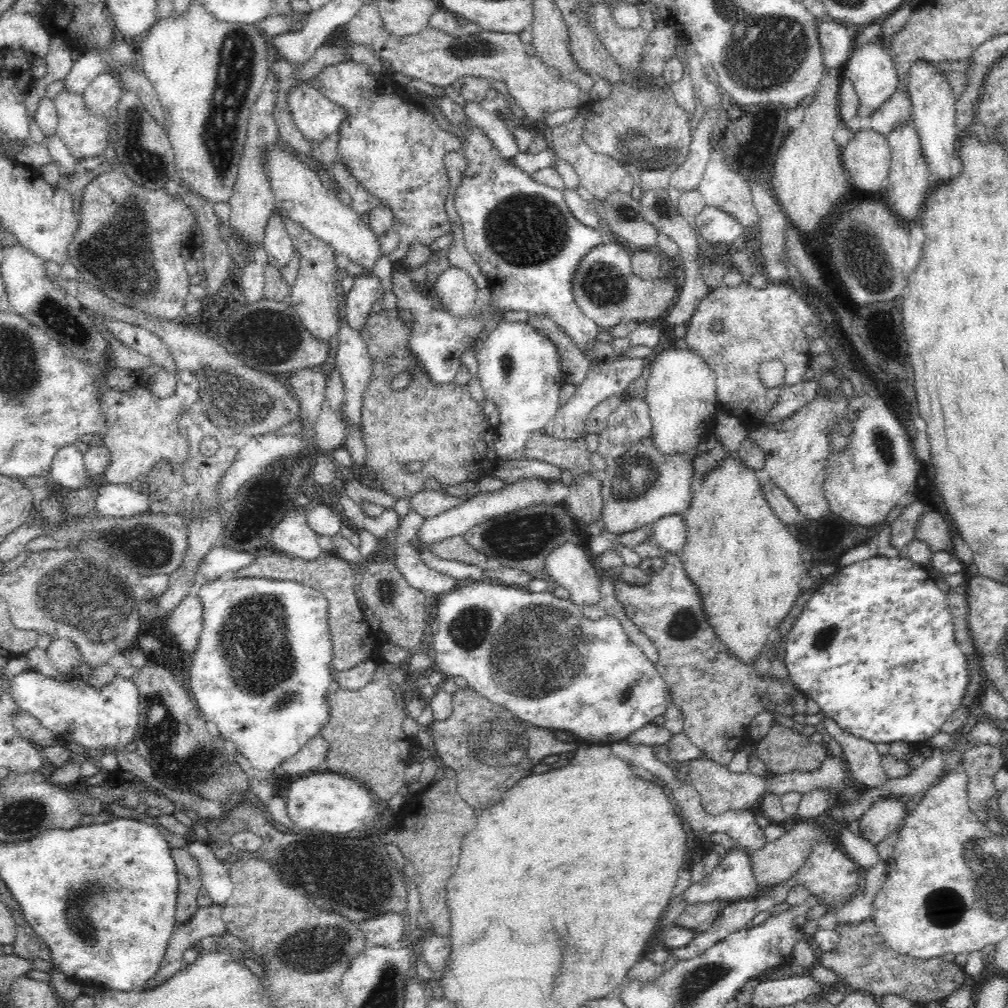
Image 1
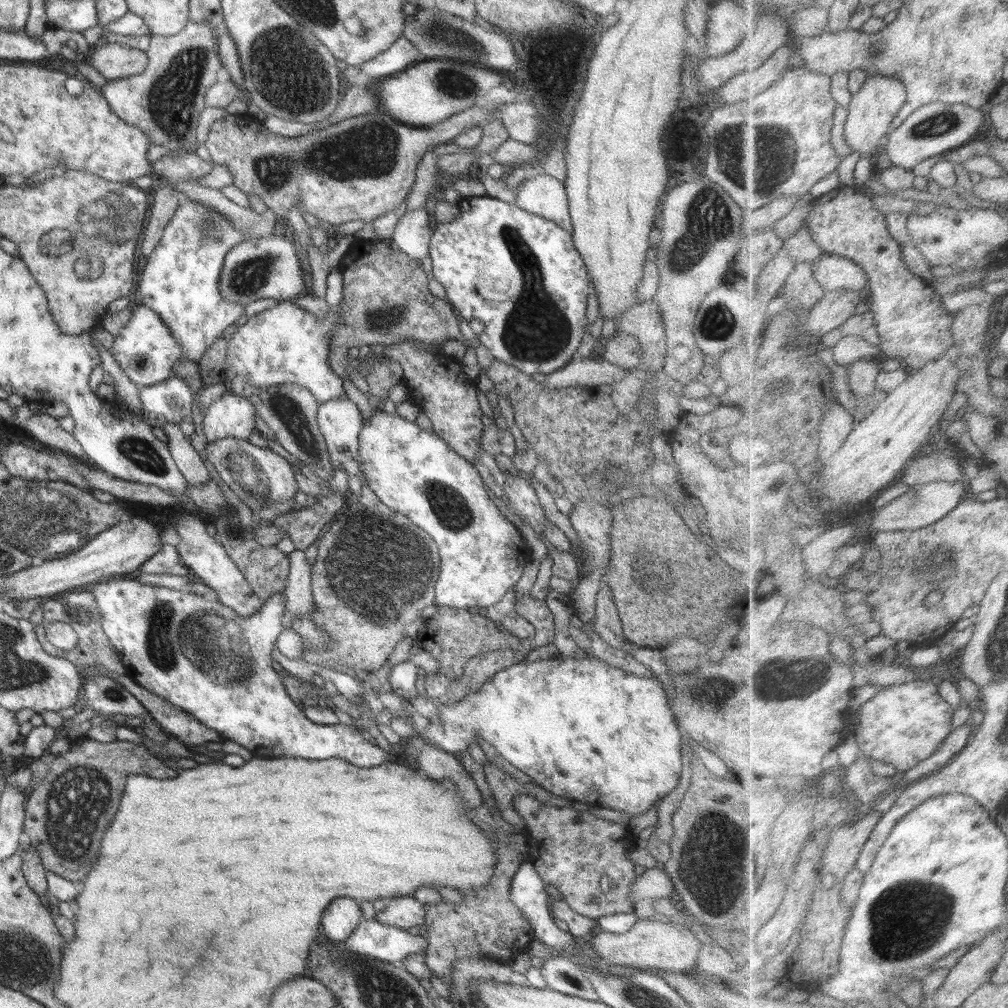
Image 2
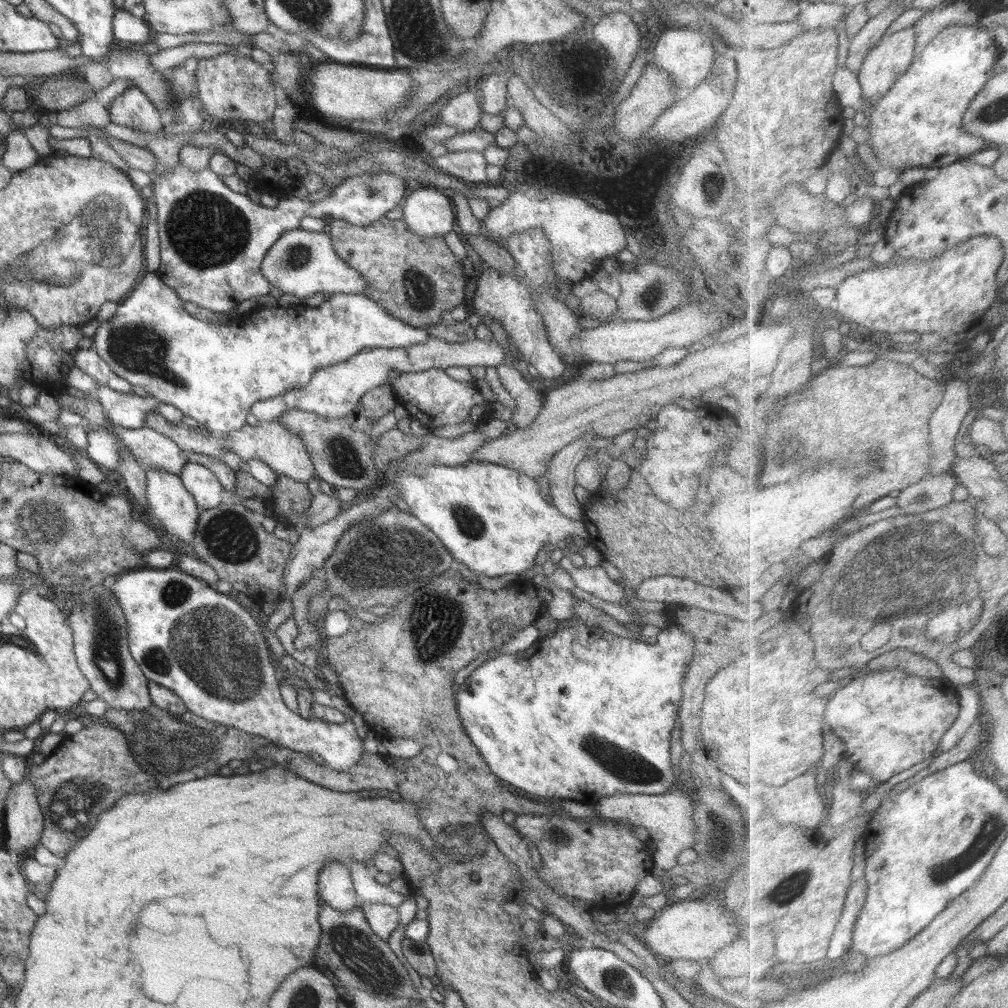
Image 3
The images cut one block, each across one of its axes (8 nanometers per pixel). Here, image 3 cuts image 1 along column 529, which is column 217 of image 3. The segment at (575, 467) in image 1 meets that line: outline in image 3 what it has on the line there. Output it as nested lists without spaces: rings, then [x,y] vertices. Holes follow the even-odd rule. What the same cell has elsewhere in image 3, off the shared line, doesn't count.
[[[146,413],[144,426],[170,438],[186,454],[194,452],[218,459],[218,448],[225,448],[225,450],[232,450],[235,454],[238,454],[240,460],[244,462],[248,462],[252,458],[258,458],[258,460],[270,466],[276,474],[281,474],[299,483],[307,483],[308,480],[316,477],[312,459],[310,459],[310,454],[306,451],[304,442],[301,442],[297,434],[290,433],[284,425],[280,425],[276,419],[268,422],[266,428],[261,427],[260,424],[258,426],[246,424],[240,430],[229,433],[228,439],[224,441],[218,440],[211,435],[203,436],[200,430],[190,426],[187,427],[182,423],[171,423],[160,413]]]

